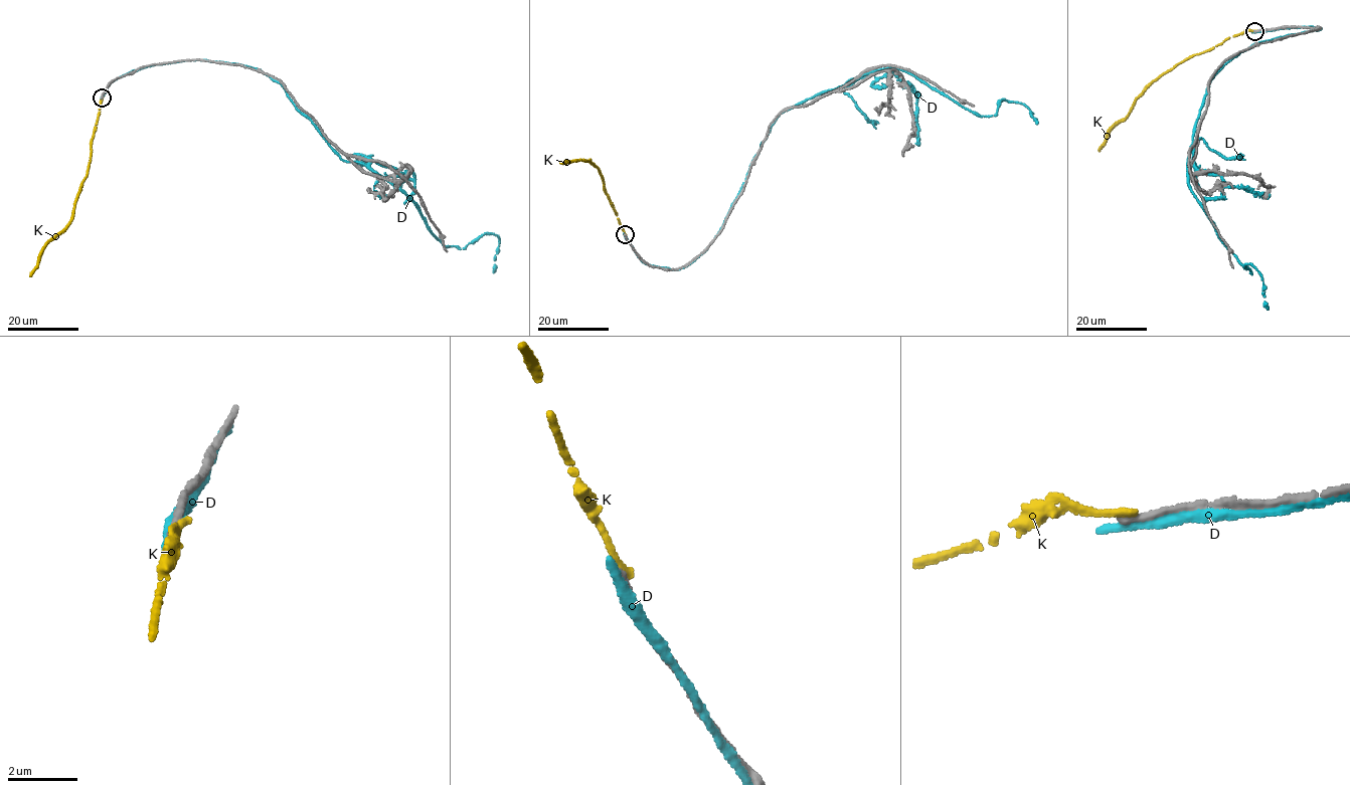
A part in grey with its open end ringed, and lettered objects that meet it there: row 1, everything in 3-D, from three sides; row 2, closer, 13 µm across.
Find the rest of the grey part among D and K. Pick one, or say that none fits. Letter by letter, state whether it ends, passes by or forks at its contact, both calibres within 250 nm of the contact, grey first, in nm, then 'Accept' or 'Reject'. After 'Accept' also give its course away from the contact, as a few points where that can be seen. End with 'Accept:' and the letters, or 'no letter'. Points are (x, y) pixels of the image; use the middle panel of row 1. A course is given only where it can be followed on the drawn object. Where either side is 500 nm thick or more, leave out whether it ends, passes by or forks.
D: It passes by. Thickness 190 nm (grey) against 360 nm. Reject
K: It ends there. Thickness 240 nm (grey) against 260 nm. Reject
Accept: no letter

